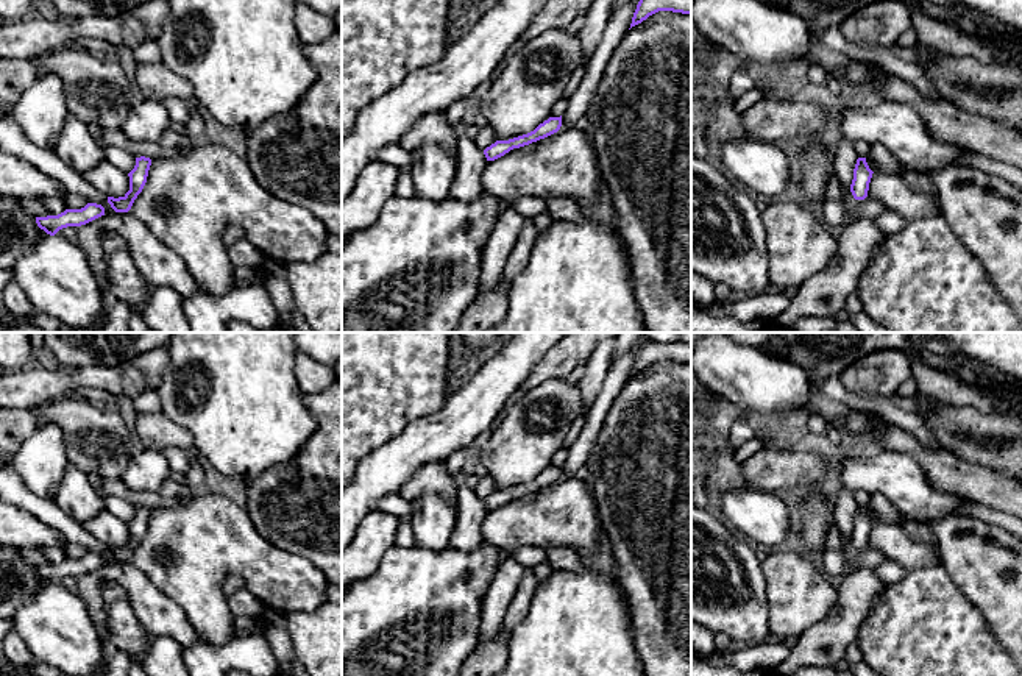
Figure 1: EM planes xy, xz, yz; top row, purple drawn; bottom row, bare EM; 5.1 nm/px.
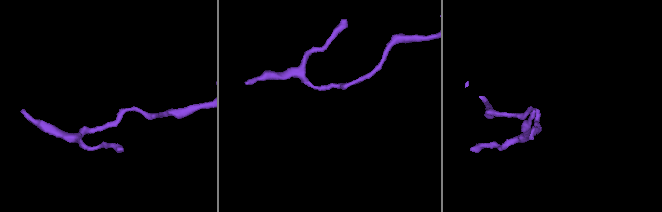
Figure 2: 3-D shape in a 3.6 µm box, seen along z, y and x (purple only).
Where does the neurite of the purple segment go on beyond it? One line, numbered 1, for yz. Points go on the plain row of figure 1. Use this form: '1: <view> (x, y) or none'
1: none

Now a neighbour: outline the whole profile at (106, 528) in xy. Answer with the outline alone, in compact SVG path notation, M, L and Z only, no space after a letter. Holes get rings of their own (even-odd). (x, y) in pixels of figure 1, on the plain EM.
M106 509L101 511L90 520L80 523L86 531L89 531L97 540L105 546L125 546L130 540L130 526L126 521L119 520Z

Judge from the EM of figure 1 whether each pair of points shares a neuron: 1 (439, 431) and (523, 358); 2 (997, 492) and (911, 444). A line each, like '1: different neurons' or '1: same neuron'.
1: same neuron
2: same neuron

